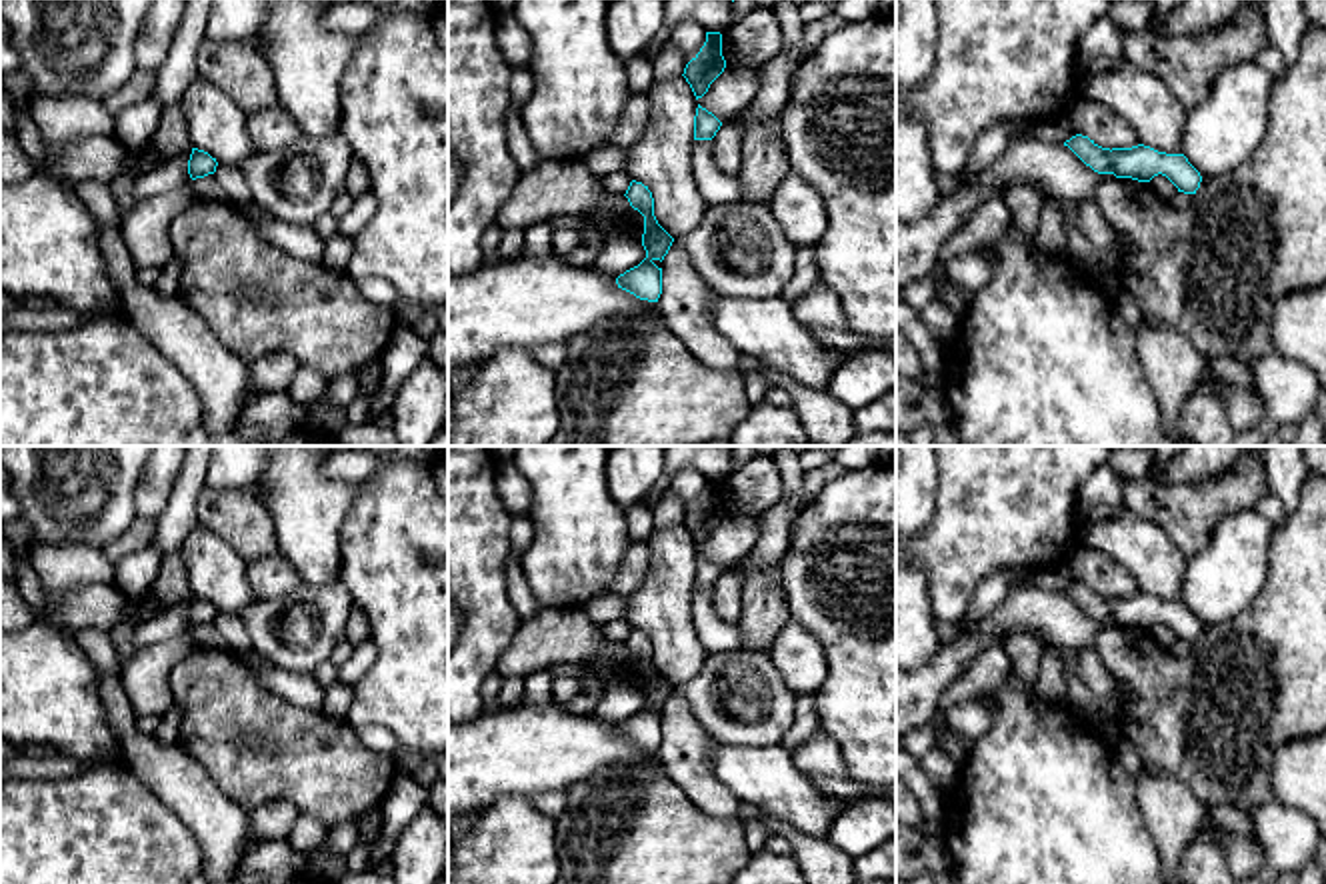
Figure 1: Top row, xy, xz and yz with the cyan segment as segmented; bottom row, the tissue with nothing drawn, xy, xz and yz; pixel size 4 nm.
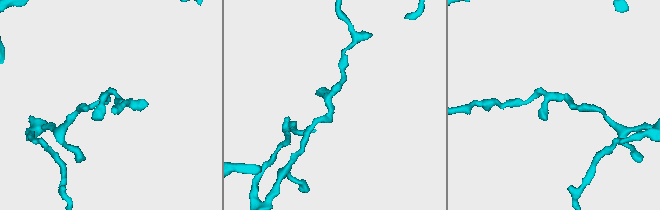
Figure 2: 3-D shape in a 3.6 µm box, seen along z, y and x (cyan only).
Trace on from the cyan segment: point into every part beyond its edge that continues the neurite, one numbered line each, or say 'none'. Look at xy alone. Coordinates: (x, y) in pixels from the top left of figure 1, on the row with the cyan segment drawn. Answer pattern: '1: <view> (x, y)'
none

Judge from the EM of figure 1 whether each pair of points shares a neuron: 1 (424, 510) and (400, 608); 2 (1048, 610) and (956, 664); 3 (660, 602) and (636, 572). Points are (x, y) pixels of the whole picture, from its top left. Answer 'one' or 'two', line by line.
1: one
2: one
3: two

